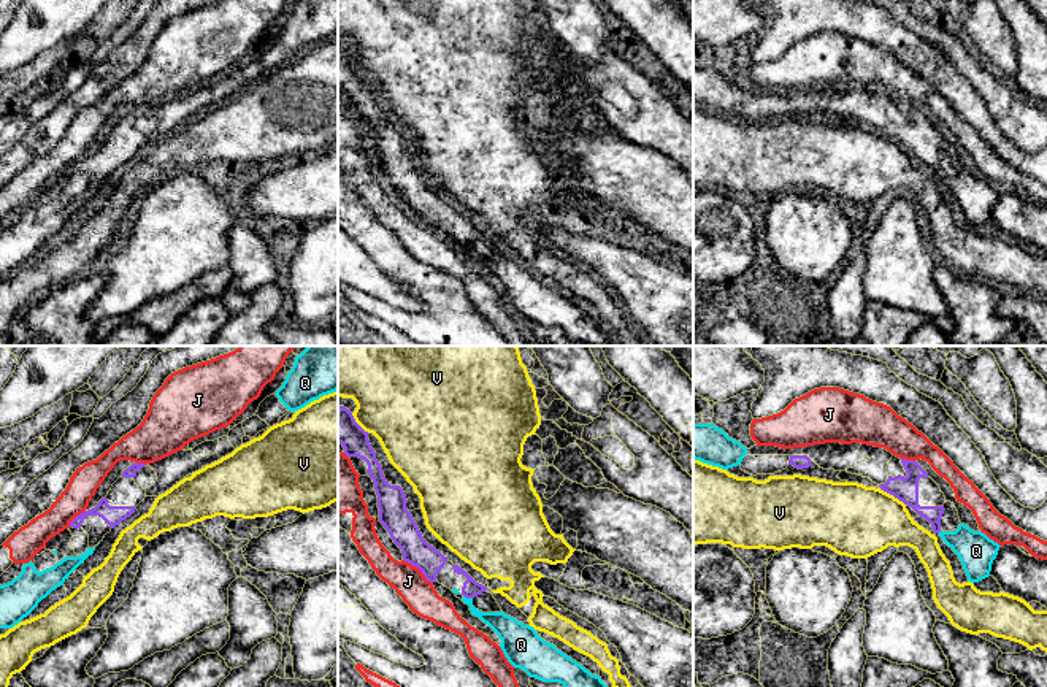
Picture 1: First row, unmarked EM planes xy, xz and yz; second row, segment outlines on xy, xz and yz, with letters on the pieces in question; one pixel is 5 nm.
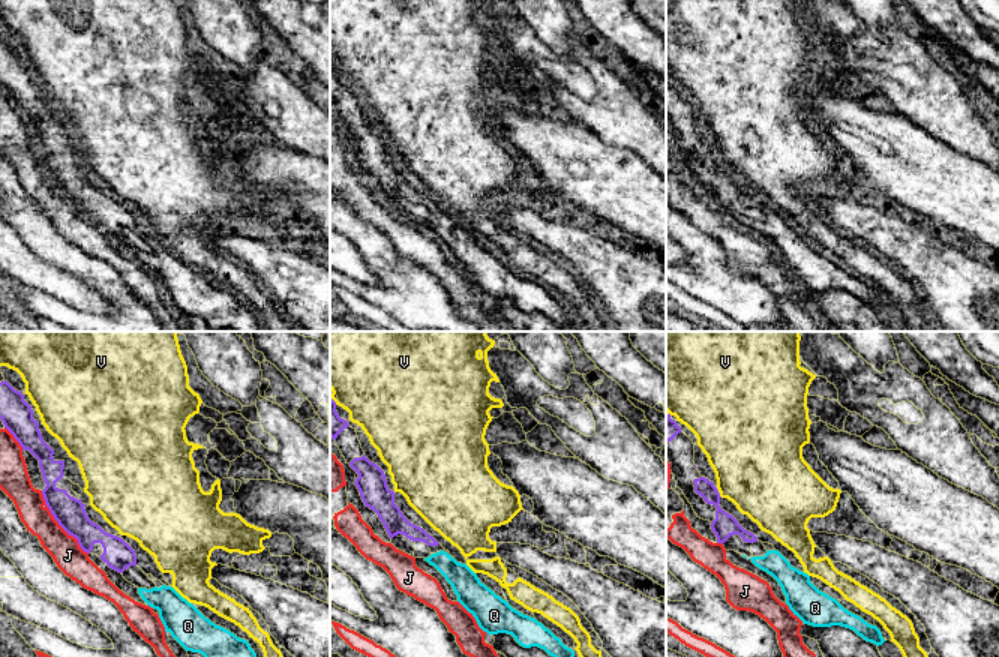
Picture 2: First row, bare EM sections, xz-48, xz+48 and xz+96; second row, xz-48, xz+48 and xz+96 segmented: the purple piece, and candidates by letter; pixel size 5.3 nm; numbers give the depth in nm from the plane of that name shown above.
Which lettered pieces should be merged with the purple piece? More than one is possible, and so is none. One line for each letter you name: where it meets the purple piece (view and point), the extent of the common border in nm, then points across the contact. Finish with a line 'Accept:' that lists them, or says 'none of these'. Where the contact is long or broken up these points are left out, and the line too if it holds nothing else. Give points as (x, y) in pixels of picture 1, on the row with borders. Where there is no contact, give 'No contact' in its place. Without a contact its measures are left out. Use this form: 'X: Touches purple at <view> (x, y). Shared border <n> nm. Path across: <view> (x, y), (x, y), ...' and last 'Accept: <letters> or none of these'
Q: Touches purple at xz (468, 597). Shared border 50 nm
Accept: Q

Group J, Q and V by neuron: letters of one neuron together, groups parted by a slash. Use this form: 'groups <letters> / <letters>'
groups J / Q / V

